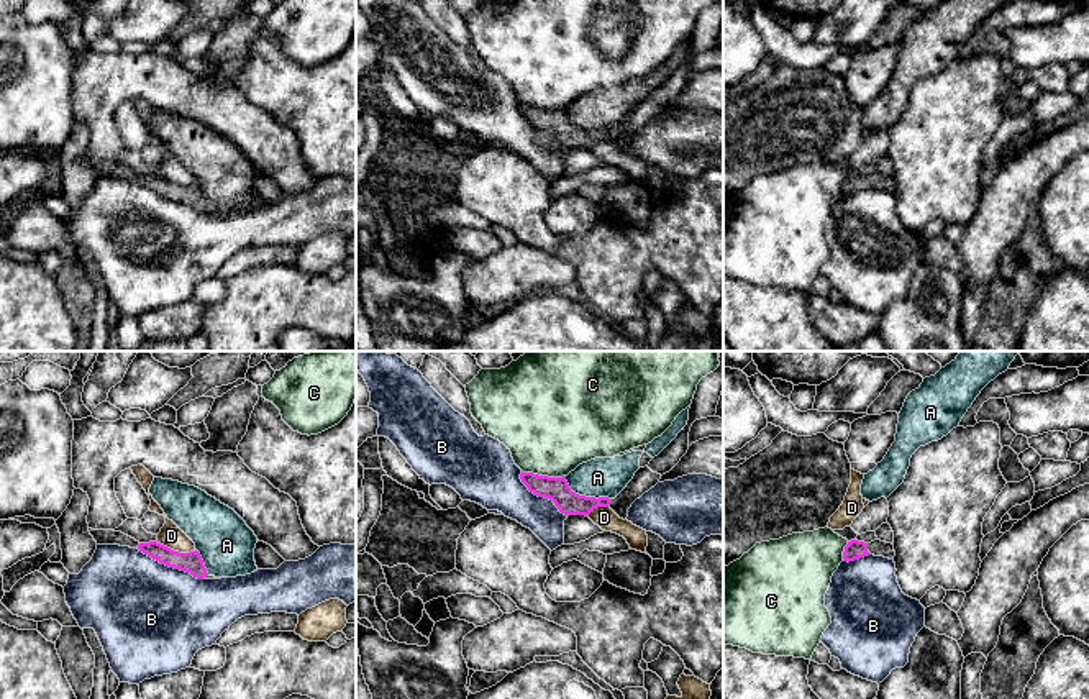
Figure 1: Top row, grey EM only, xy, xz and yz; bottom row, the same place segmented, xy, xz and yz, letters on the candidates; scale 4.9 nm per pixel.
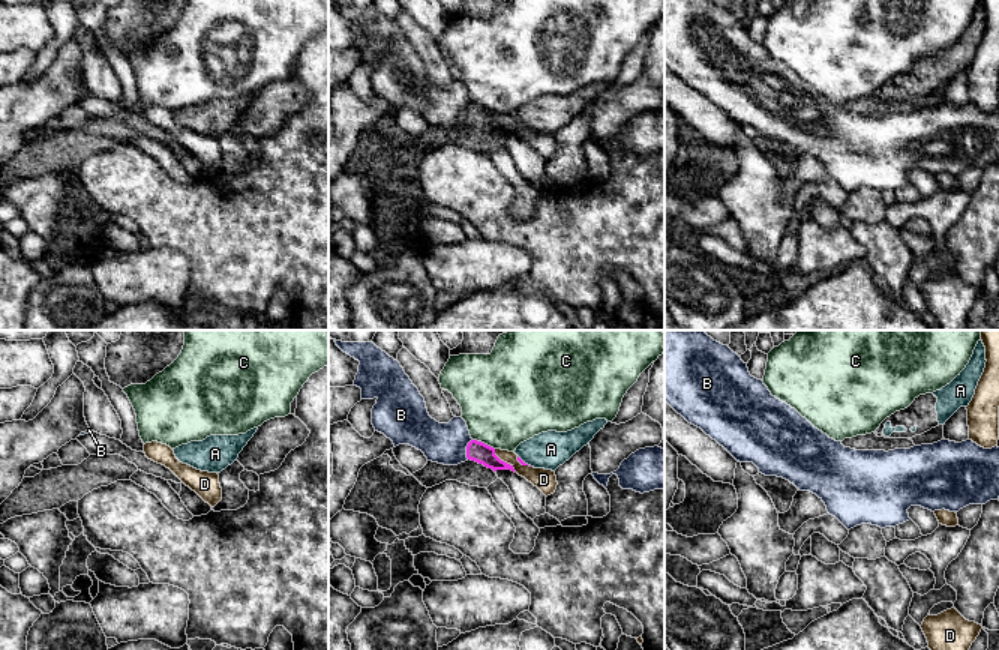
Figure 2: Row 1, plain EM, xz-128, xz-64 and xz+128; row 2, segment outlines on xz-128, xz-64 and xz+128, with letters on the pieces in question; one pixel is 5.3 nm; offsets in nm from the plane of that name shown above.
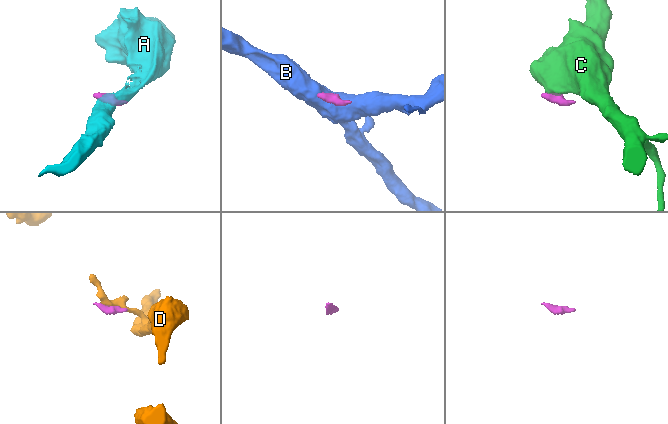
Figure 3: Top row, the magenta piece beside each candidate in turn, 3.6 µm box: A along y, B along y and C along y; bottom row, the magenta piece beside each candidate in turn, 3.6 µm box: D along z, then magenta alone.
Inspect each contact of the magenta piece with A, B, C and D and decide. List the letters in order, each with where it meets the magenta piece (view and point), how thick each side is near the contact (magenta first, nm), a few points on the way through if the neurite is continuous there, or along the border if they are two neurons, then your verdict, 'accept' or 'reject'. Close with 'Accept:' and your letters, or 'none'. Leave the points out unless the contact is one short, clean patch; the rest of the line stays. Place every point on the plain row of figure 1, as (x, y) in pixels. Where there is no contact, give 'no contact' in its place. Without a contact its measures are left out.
A: contact xz (584, 128); calibres 120 and 190 nm; border xz (565, 109), (573, 123), (610, 132); reject
B: contact xy (169, 199); calibres 100 and 500 nm; reject
C: contact xz (543, 109); calibres 120 and 460 nm; border xz (522, 102), (548, 109), (565, 109); reject
D: contact xy (176, 184); calibres 100 and 110 nm; border xy (156, 174), (179, 184), (195, 182); reject
Accept: none

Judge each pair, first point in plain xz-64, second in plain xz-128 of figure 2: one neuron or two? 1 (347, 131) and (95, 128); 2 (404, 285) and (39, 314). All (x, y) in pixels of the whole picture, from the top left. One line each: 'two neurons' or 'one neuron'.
1: two neurons
2: one neuron

